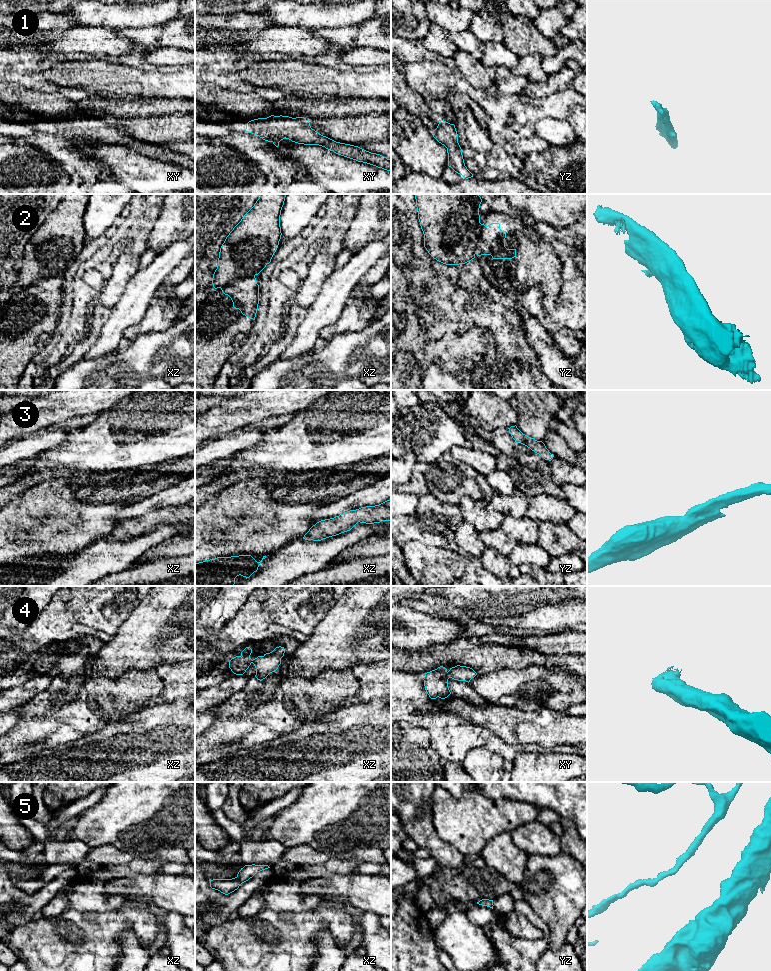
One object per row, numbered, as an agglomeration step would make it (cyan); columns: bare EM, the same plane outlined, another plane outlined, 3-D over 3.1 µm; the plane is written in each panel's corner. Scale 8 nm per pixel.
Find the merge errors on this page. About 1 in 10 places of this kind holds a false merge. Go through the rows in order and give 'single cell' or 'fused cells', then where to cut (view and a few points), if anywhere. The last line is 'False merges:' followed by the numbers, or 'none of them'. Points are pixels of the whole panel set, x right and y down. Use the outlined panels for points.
1: single cell; cut none
2: single cell; cut none
3: single cell; cut none
4: single cell; cut none
5: single cell; cut none
False merges: none of them

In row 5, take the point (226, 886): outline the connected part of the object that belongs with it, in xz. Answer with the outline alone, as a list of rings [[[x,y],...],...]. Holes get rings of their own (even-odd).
[[[245,865],[232,879],[210,880],[210,887],[228,895],[239,888],[239,886],[252,878],[257,872],[270,868],[268,865]]]

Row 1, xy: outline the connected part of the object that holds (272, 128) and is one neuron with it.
[[[274,116],[258,118],[246,124],[245,132],[259,136],[265,141],[272,142],[276,147],[283,139],[304,145],[319,145],[334,153],[367,163],[387,171],[391,171],[391,160],[371,153],[358,146],[336,142],[323,136],[311,128],[304,117]]]

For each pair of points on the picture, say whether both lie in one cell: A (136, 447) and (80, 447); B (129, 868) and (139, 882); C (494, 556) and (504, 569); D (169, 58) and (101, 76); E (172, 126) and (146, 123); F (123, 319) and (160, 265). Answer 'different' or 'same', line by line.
A: same
B: different
C: same
D: different
E: same
F: same

